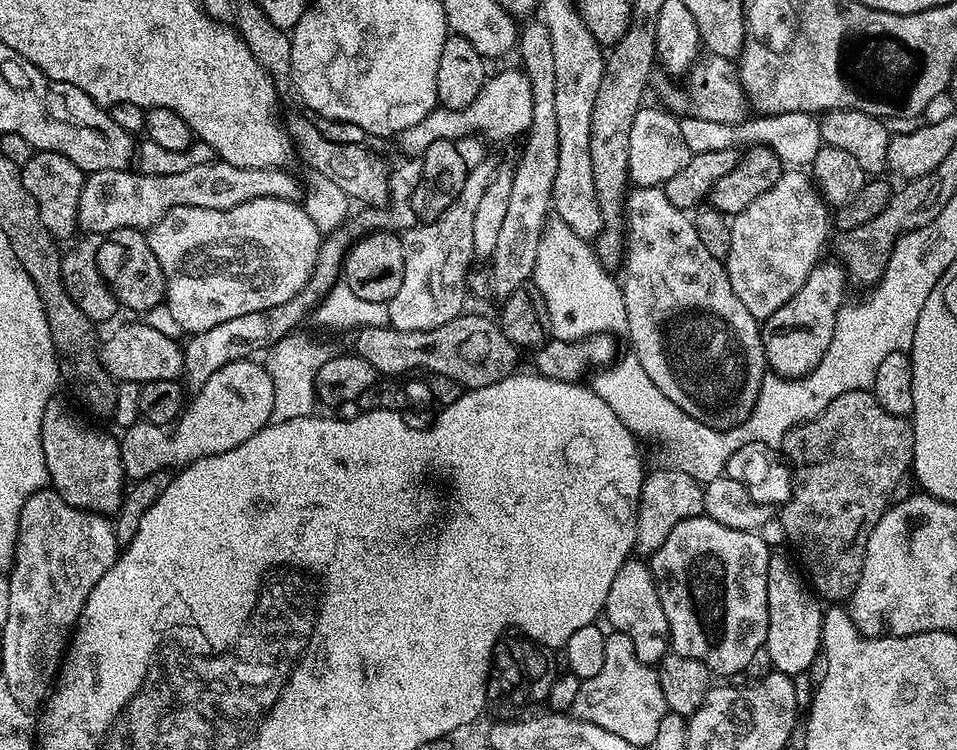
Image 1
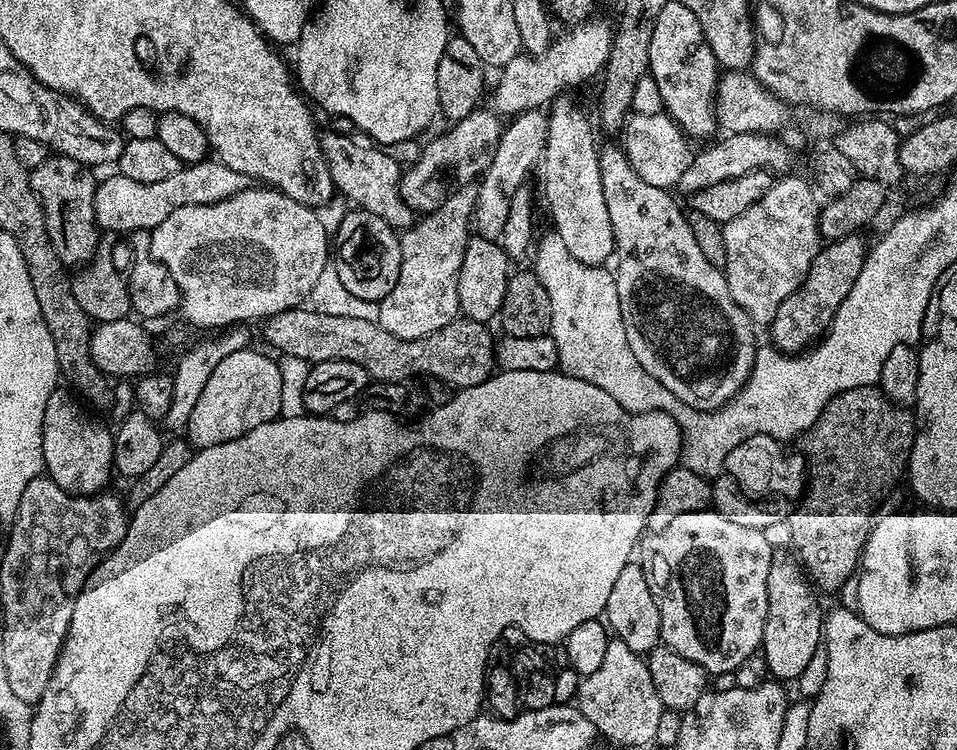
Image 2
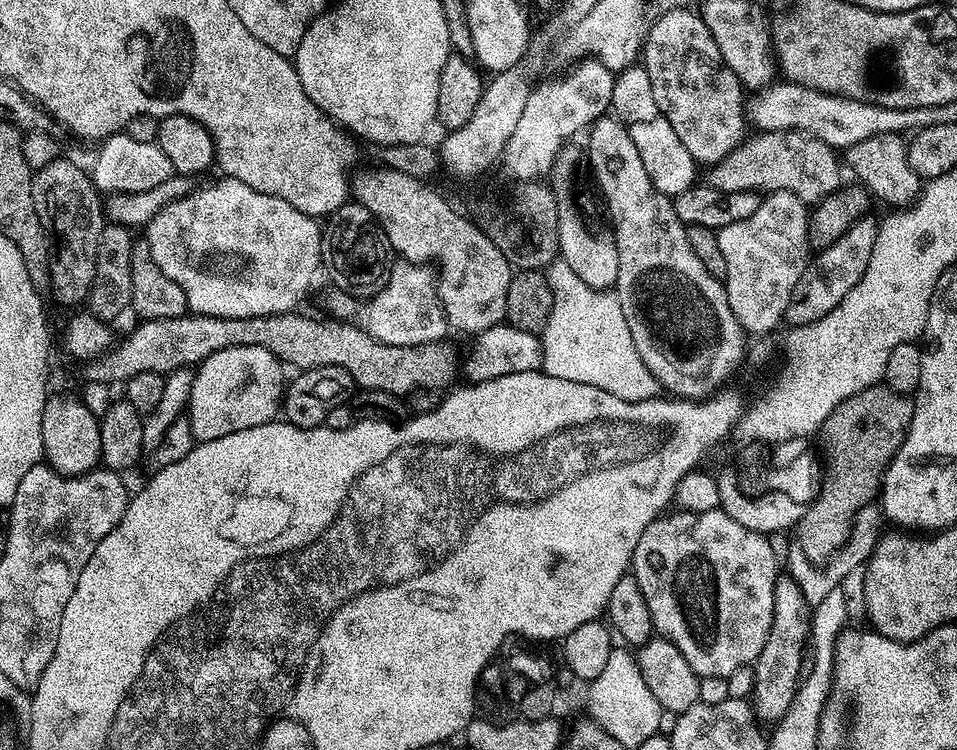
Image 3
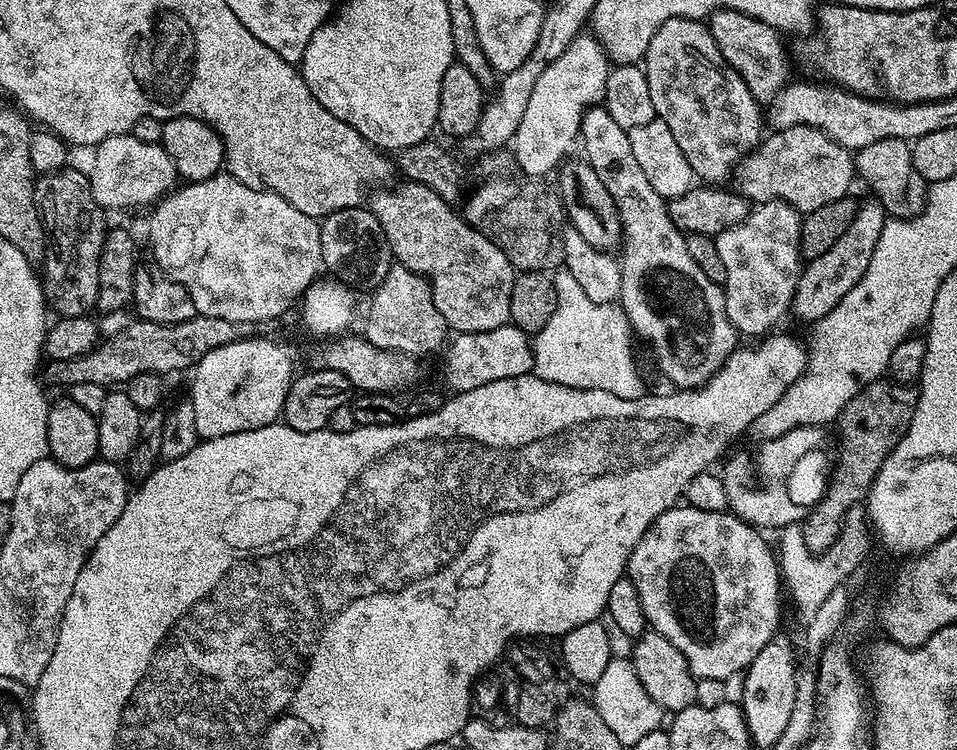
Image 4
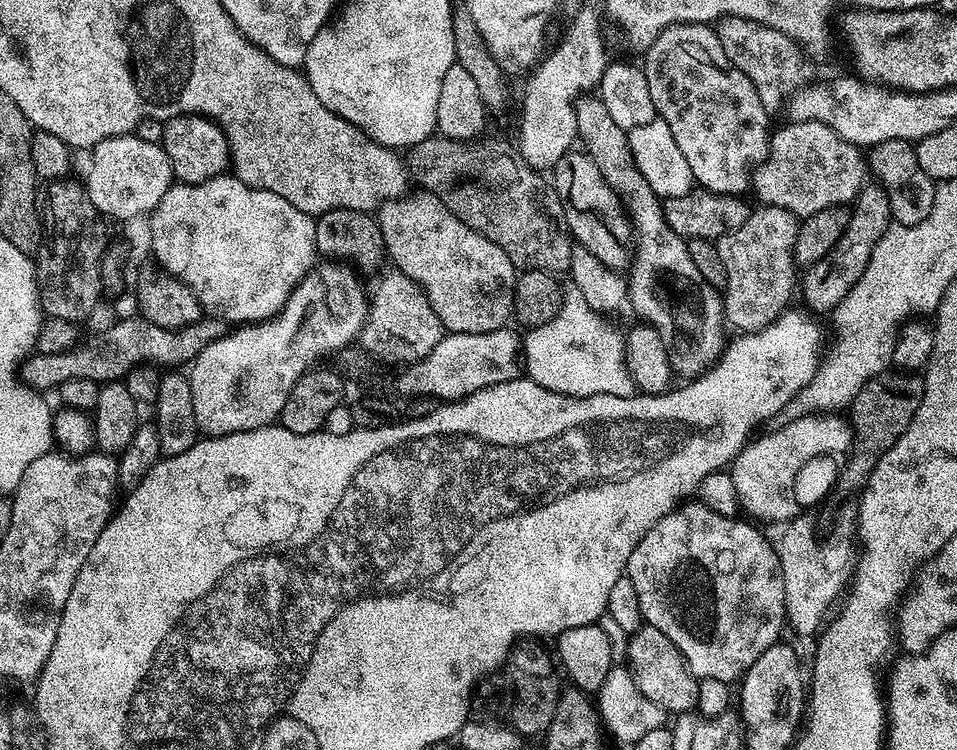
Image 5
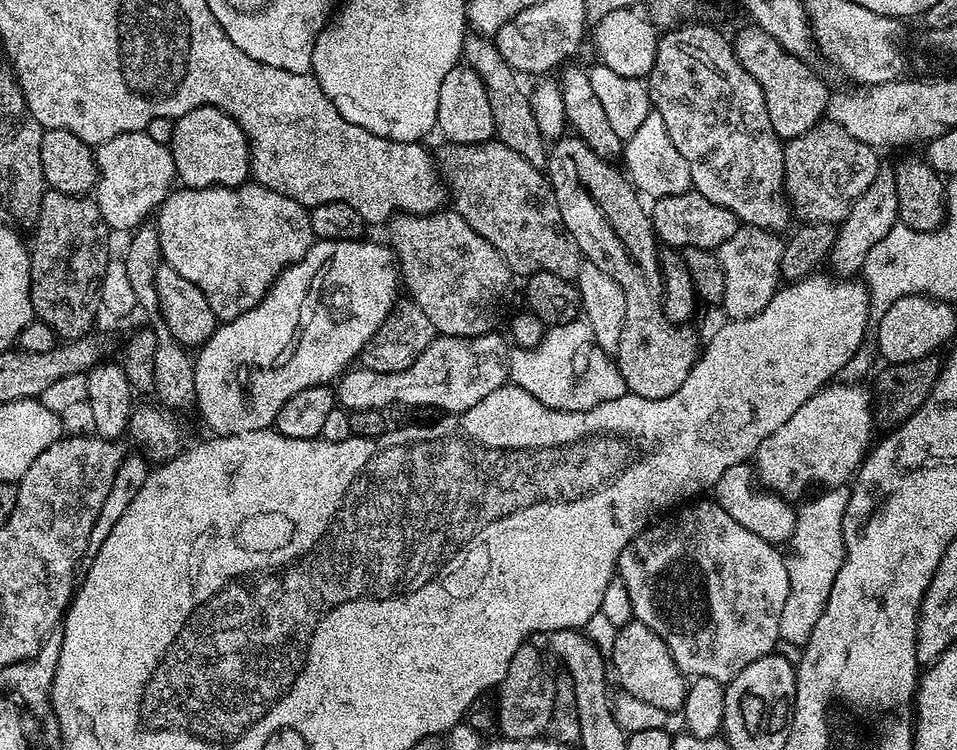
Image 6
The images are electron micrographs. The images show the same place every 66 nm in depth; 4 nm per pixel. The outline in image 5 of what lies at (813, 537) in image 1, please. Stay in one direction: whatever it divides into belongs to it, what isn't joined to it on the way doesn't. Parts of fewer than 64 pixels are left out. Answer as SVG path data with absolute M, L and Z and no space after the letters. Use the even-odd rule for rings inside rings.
M885 370L879 372L852 400L850 411L852 411L851 425L854 431L854 439L850 455L847 457L848 465L843 465L842 476L845 480L867 481L869 474L874 470L878 458L906 434L906 426L914 418L918 406L922 402L924 393L923 375L912 370Z

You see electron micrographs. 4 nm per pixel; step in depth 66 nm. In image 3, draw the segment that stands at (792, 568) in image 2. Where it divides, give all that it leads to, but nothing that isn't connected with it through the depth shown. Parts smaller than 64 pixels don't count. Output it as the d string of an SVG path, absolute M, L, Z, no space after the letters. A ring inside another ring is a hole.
M789 574L777 575L774 590L774 618L771 622L771 632L767 636L766 646L752 671L756 682L754 684L754 707L757 715L769 722L774 722L784 716L790 706L793 695L799 687L806 651L811 637L811 605L805 600L801 588Z

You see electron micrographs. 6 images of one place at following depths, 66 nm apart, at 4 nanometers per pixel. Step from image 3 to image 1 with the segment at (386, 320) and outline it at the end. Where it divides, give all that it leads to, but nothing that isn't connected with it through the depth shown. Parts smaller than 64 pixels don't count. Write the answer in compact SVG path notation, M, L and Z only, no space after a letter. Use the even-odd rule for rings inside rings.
M485 158L478 166L468 170L466 182L457 197L444 210L438 219L428 223L417 223L400 236L404 251L402 286L398 294L387 303L388 323L398 330L434 330L454 317L461 315L464 308L466 281L476 256L474 250L474 213L486 194L494 175L491 159Z

